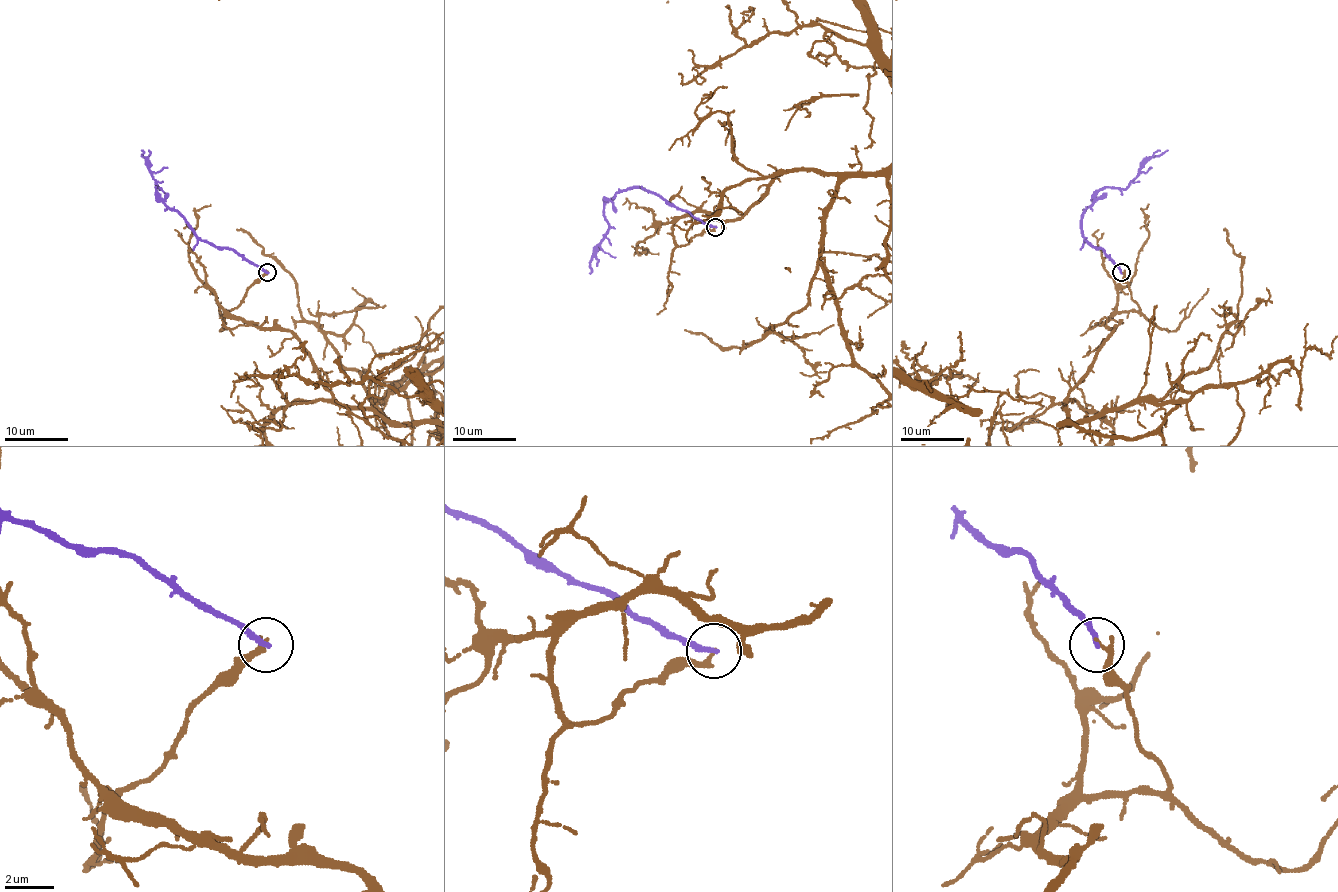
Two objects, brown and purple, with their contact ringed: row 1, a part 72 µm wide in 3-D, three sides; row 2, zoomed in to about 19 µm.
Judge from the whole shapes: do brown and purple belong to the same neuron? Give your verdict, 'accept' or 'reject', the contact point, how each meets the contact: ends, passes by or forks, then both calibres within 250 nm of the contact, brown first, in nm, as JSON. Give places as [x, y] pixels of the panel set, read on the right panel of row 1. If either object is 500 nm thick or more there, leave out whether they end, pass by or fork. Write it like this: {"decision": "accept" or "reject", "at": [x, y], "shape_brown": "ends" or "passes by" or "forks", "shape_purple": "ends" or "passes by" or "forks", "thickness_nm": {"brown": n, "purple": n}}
{"decision": "reject", "at": [1121, 272], "shape_brown": "ends", "shape_purple": "ends", "thickness_nm": {"brown": 260, "purple": 220}}

